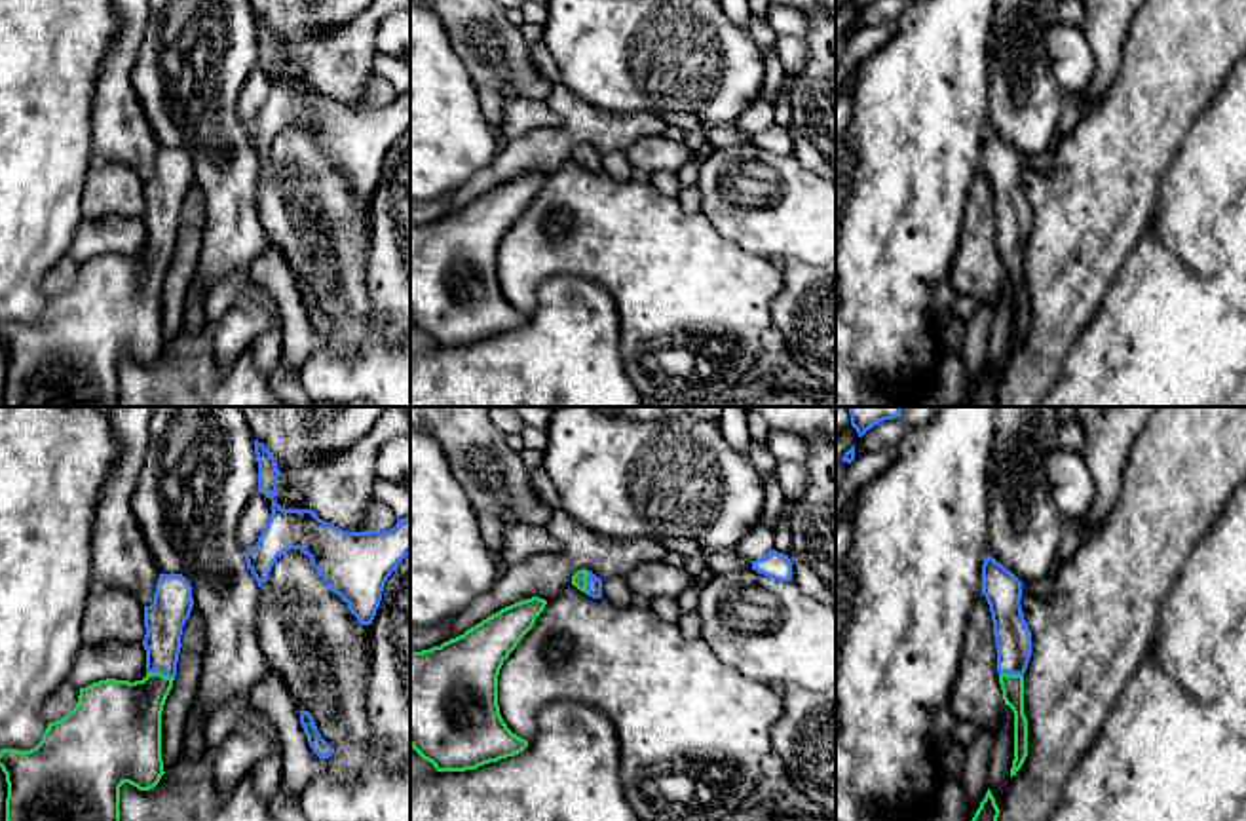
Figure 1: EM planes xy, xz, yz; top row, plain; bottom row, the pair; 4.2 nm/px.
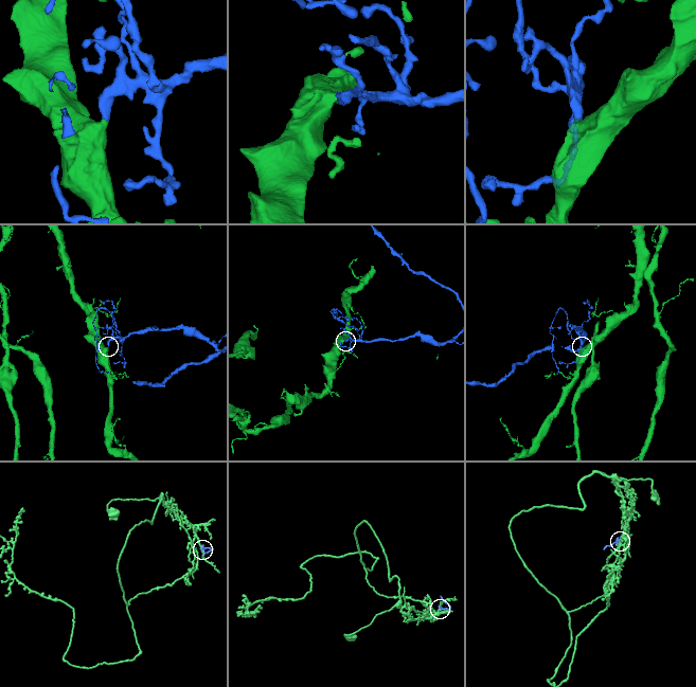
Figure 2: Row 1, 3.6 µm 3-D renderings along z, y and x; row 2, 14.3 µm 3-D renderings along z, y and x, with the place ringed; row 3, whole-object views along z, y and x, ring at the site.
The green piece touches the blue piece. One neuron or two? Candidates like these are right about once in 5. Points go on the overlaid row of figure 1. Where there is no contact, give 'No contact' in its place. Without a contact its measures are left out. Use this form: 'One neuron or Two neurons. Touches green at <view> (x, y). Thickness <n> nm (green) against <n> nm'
One neuron. Touches green at xy (160, 673). Thickness 320 nm (green) against 170 nm

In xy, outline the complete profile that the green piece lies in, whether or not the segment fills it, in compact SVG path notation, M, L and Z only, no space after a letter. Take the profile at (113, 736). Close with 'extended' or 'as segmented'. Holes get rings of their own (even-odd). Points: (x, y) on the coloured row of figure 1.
M160 574L154 602L144 606L146 677L142 680L106 678L80 688L76 707L61 720L49 722L42 741L30 751L2 749L0 768L6 773L6 821L120 821L120 787L154 789L163 772L161 713L173 688L180 654L180 635L194 606L192 585L182 574Z; extended

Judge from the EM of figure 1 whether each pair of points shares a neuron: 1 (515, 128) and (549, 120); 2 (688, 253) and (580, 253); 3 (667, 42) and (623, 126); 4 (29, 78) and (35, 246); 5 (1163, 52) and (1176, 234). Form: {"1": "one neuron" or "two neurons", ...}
{"1": "one neuron", "2": "one neuron", "3": "two neurons", "4": "one neuron", "5": "two neurons"}

